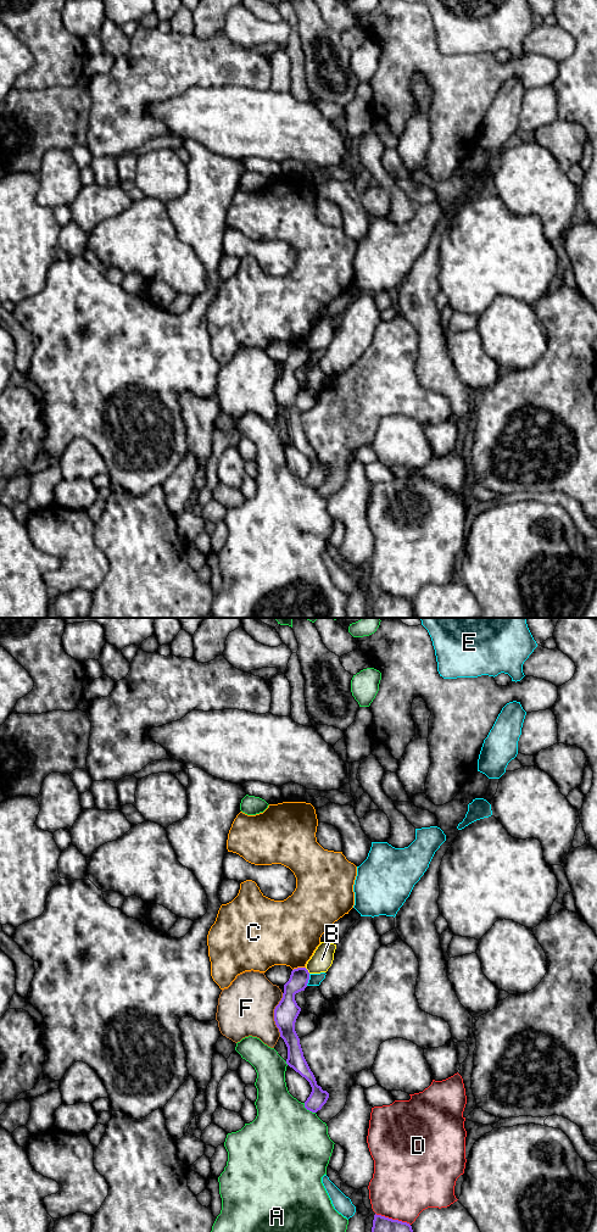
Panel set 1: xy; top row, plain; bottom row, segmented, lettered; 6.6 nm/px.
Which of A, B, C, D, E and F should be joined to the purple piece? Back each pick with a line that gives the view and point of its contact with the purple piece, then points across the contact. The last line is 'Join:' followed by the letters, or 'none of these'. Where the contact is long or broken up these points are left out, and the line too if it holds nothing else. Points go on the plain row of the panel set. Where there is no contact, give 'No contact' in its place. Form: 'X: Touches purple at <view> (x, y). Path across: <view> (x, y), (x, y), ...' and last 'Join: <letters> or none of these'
Join: none of these

